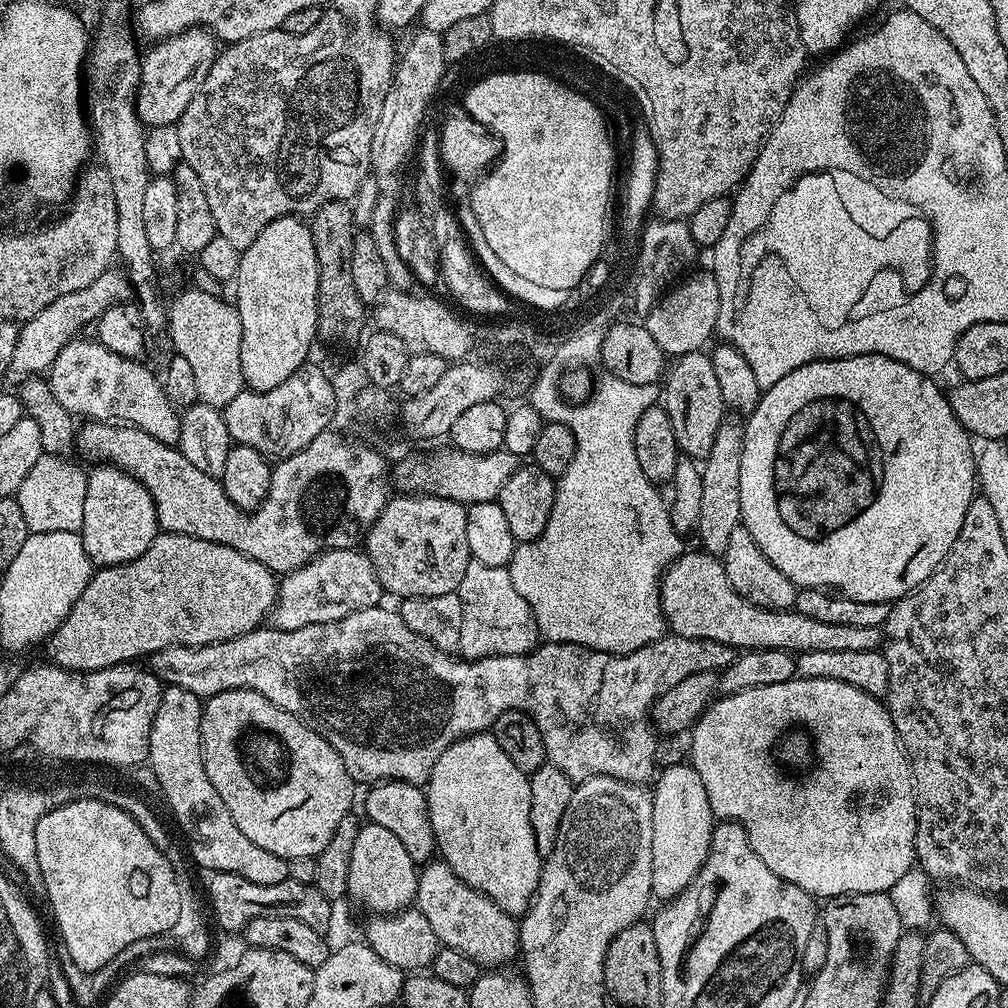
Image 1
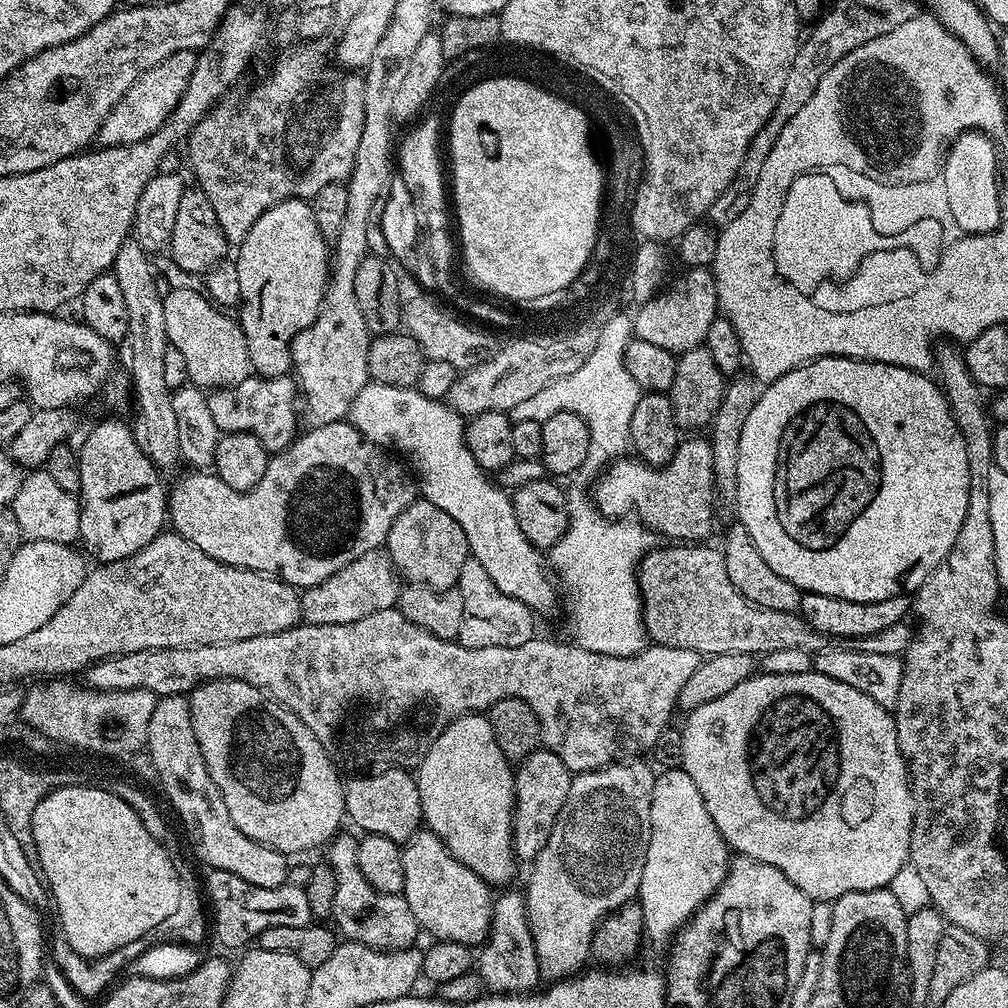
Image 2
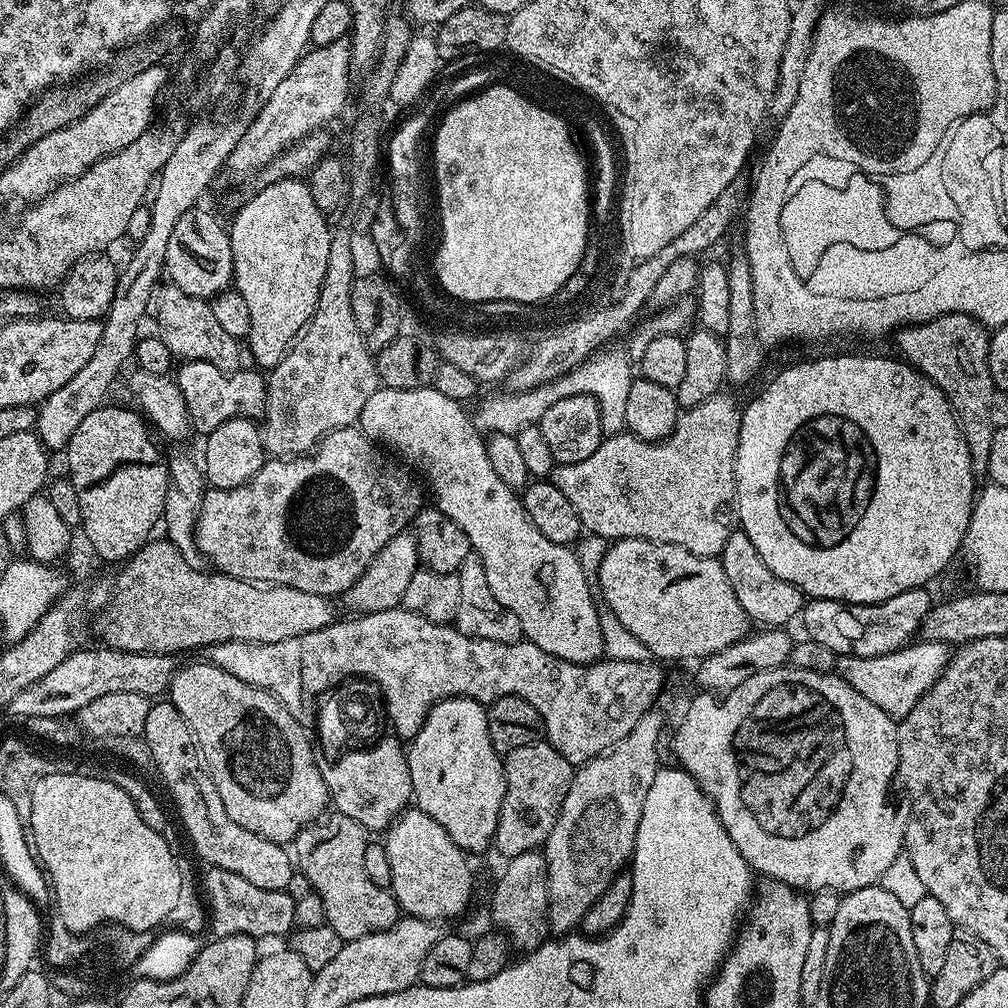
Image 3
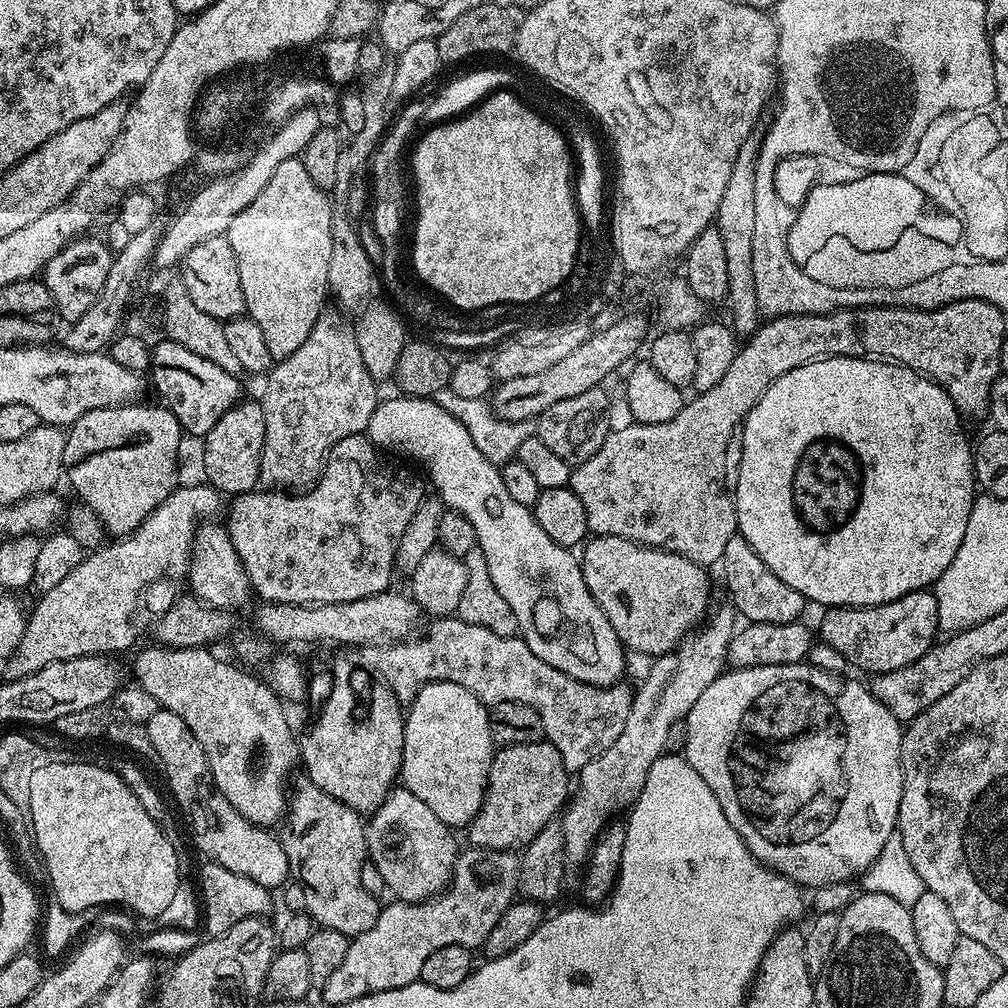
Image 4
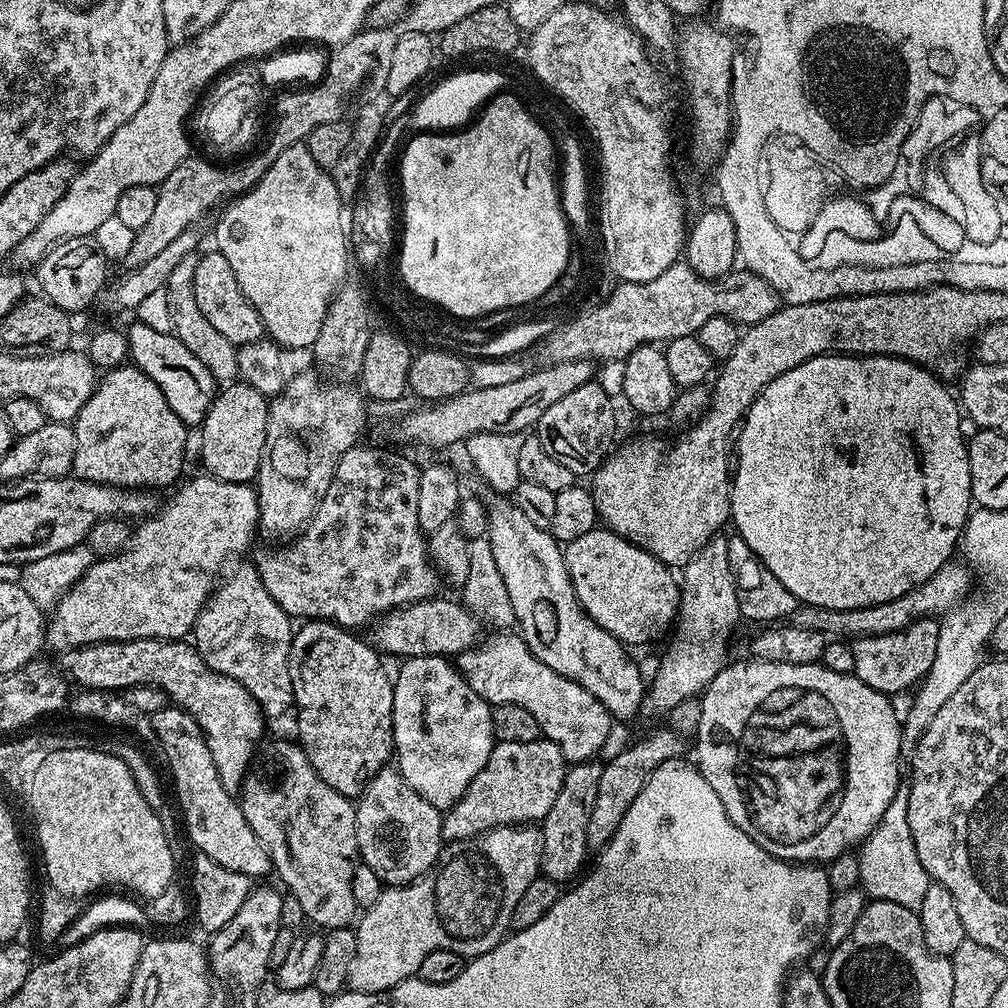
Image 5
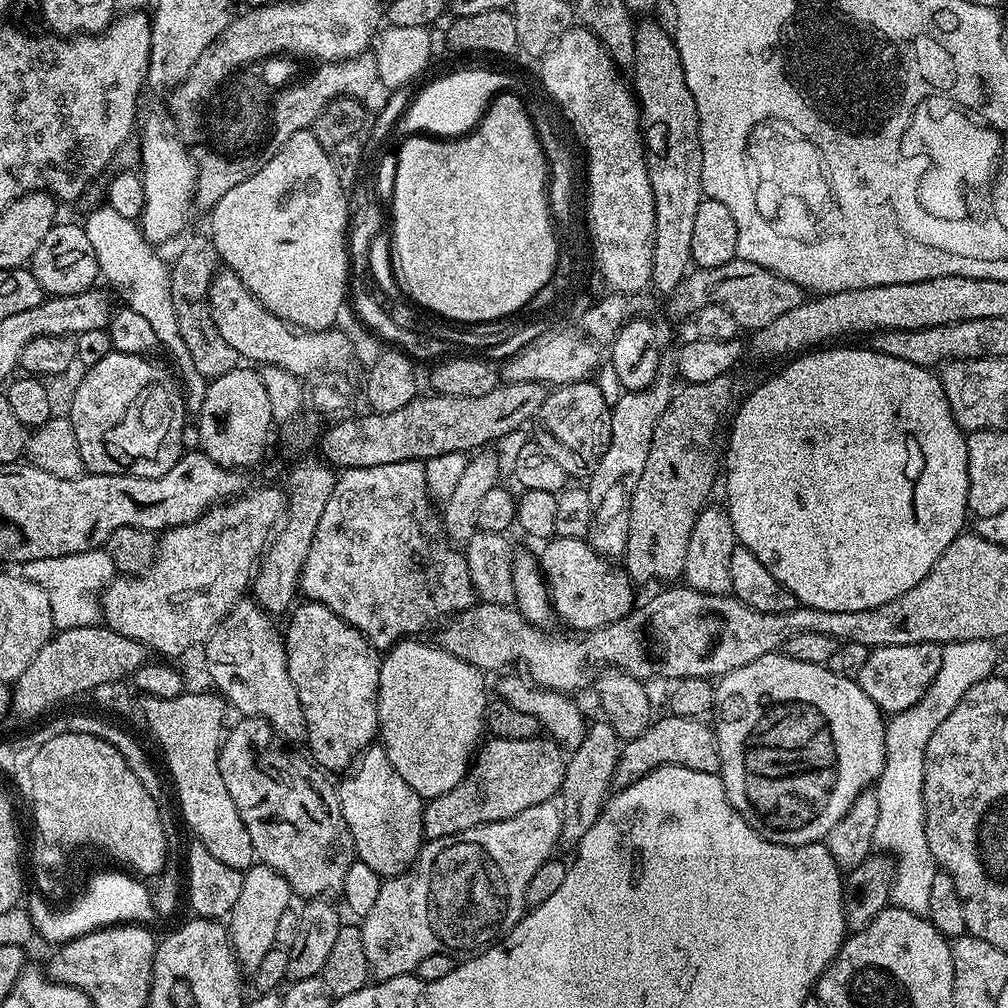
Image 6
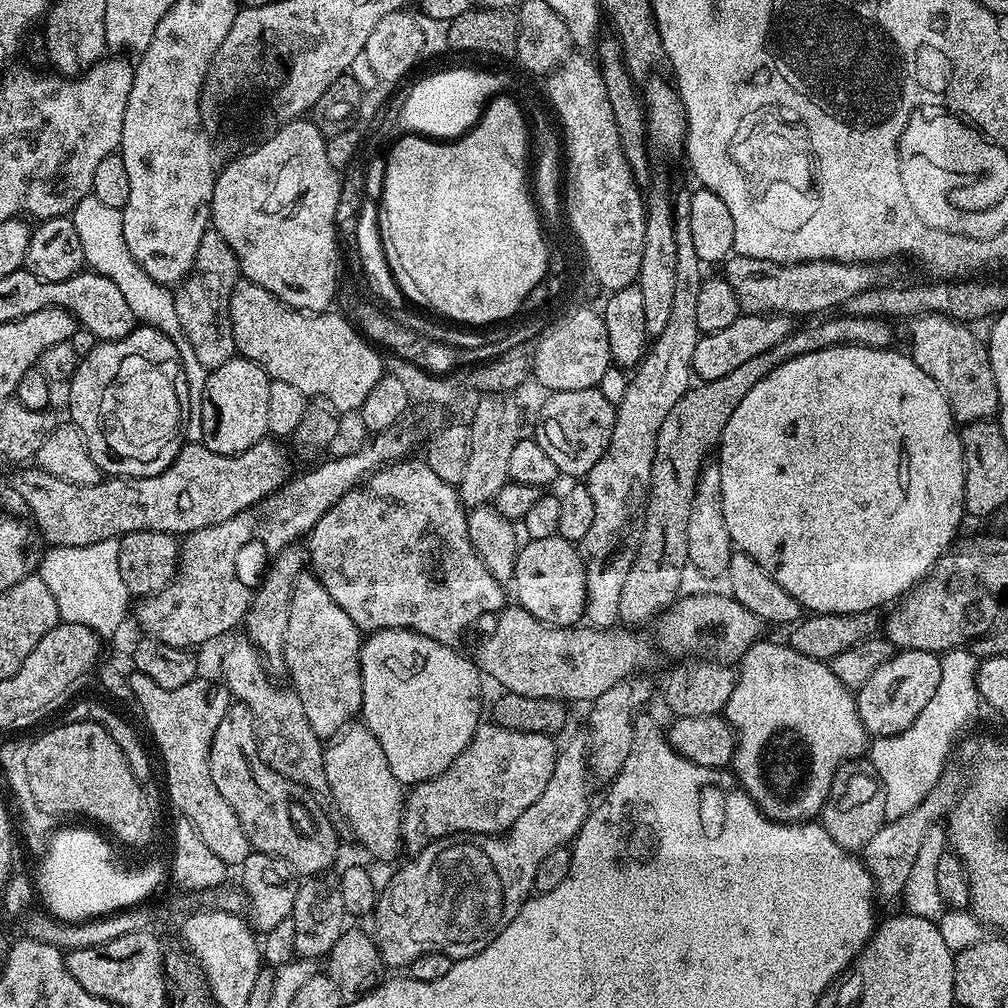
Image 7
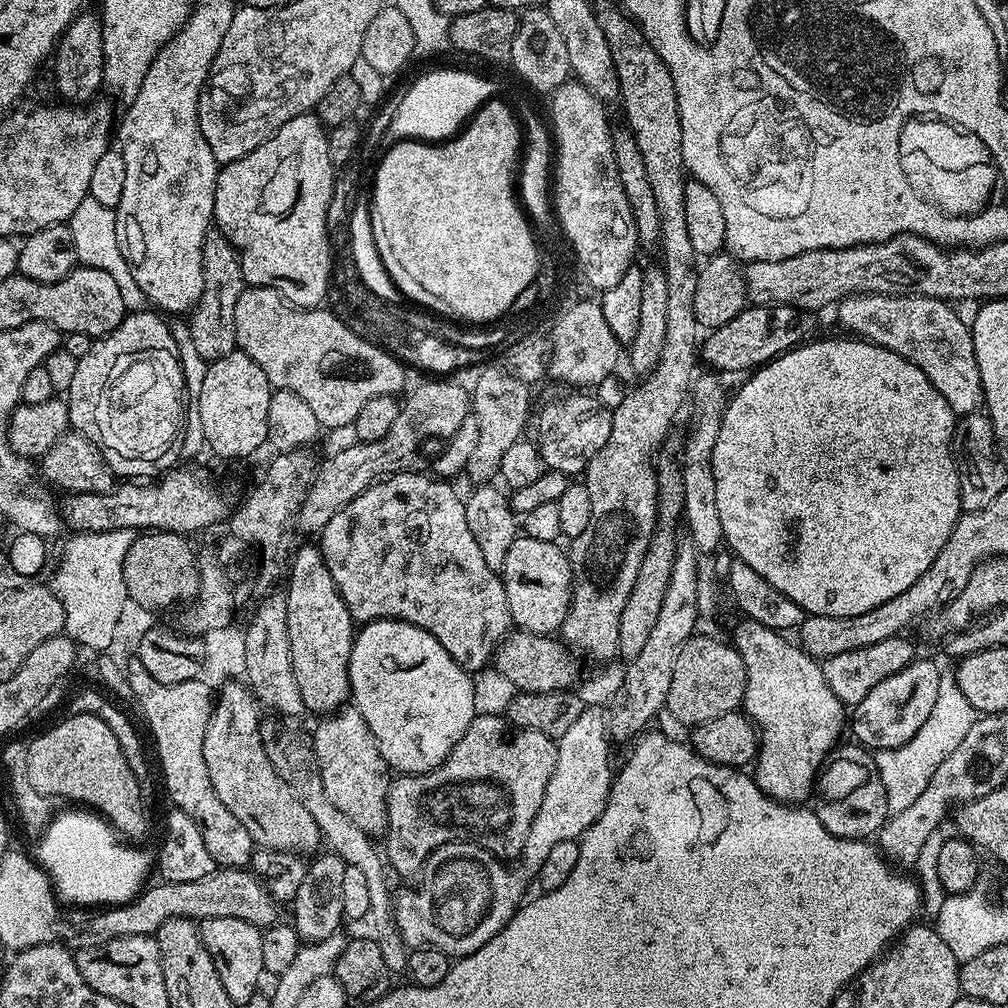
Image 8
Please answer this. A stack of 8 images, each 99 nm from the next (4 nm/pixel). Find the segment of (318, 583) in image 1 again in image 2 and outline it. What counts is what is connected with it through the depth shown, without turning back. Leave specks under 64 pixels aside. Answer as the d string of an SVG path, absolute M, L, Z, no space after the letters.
M375 548L350 562L350 566L338 570L338 574L330 574L326 582L303 589L300 610L303 619L310 624L358 622L358 618L366 618L366 614L378 614L378 610L395 608L401 587L402 580L392 565L391 556L387 551Z

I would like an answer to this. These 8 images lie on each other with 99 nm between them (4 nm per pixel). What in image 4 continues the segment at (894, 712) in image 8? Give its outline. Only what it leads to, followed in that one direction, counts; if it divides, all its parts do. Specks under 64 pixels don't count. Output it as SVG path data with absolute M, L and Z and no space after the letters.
M932 590L911 592L894 602L875 604L869 608L828 608L820 620L818 636L823 643L834 646L834 650L842 653L853 669L861 668L867 674L879 674L890 670L902 670L902 666L910 666L910 662L918 662L922 654L931 650L938 640L938 602Z

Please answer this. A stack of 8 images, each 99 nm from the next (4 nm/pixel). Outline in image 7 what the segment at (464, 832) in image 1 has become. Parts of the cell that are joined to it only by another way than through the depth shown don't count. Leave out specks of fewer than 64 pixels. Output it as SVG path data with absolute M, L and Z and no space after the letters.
M408 628L373 632L361 643L362 724L382 742L386 762L402 785L415 786L446 771L482 722L482 673L456 651Z

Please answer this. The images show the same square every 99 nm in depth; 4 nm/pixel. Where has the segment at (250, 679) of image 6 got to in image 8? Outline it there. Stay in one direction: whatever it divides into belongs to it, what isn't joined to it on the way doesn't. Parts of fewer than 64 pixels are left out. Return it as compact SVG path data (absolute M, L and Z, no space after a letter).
M284 732L273 744L269 743L267 749L268 761L274 766L278 778L282 778L282 782L286 782L286 786L290 786L290 790L296 795L298 802L302 802L302 806L306 806L306 810L310 810L310 818L314 818L314 822L318 822L318 830L327 851L343 858L349 868L362 870L362 875L366 877L370 893L370 906L366 909L366 914L362 914L362 918L351 921L351 935L378 942L378 950L382 950L382 959L386 961L389 973L403 973L408 967L409 949L400 939L399 932L396 931L394 892L393 889L388 889L388 880L384 877L386 864L377 845L376 848L372 845L373 837L364 832L362 826L350 822L348 815L342 810L338 810L338 806L334 806L334 802L330 802L330 797L326 795L326 790L322 786L322 774L318 770L318 758L314 754L314 746L307 735L303 736L300 732Z

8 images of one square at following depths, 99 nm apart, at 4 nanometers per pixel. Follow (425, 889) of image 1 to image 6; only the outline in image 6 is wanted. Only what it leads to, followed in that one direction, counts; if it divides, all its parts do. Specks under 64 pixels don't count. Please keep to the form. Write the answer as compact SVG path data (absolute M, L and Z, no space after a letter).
M383 746L365 748L354 770L344 778L338 784L340 805L342 818L346 818L346 826L352 835L356 856L382 878L406 871L416 861L416 855L426 840L425 801L413 788L406 786L406 782L402 782L402 774L394 770Z

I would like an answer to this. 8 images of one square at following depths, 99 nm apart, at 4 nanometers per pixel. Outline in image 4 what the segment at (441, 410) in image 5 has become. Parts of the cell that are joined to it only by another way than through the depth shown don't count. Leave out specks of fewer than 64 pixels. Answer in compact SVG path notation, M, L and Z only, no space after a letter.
M626 316L597 332L595 329L588 335L586 342L582 342L582 346L576 347L571 354L566 354L566 358L562 358L555 366L549 366L539 374L510 378L497 383L490 396L492 411L501 420L509 420L510 423L539 418L543 412L550 410L550 406L554 406L554 402L562 402L562 398L575 398L586 390L601 387L605 383L603 380L608 375L611 377L615 374L626 358L639 353L645 347L649 339L647 336L648 324L640 316Z

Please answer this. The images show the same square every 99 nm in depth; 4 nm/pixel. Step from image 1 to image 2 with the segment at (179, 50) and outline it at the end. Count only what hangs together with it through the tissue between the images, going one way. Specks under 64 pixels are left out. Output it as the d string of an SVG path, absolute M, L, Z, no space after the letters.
M196 52L170 54L170 58L158 62L158 66L146 70L146 74L142 74L142 78L138 78L138 82L134 82L134 86L130 86L126 94L122 94L114 110L110 110L106 122L102 122L99 143L109 148L116 148L120 144L133 144L145 140L150 138L150 134L157 132L178 106L190 82L190 74L194 74L196 57Z

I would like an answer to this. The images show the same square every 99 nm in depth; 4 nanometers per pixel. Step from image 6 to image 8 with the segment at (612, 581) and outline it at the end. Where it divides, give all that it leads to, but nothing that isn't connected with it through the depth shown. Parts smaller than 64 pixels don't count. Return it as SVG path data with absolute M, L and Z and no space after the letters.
M517 535L510 546L510 554L506 554L506 562L502 579L506 590L506 602L512 615L513 625L517 629L533 632L539 636L559 633L564 625L568 607L572 602L572 563L568 561L567 551L556 542L538 542L538 538Z

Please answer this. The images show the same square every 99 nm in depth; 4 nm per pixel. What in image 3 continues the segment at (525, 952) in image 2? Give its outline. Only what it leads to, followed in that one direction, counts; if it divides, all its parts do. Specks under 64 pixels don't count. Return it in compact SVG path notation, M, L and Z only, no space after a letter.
M543 851L518 854L507 861L492 888L492 920L508 938L513 949L531 950L549 939L548 926L548 867Z

